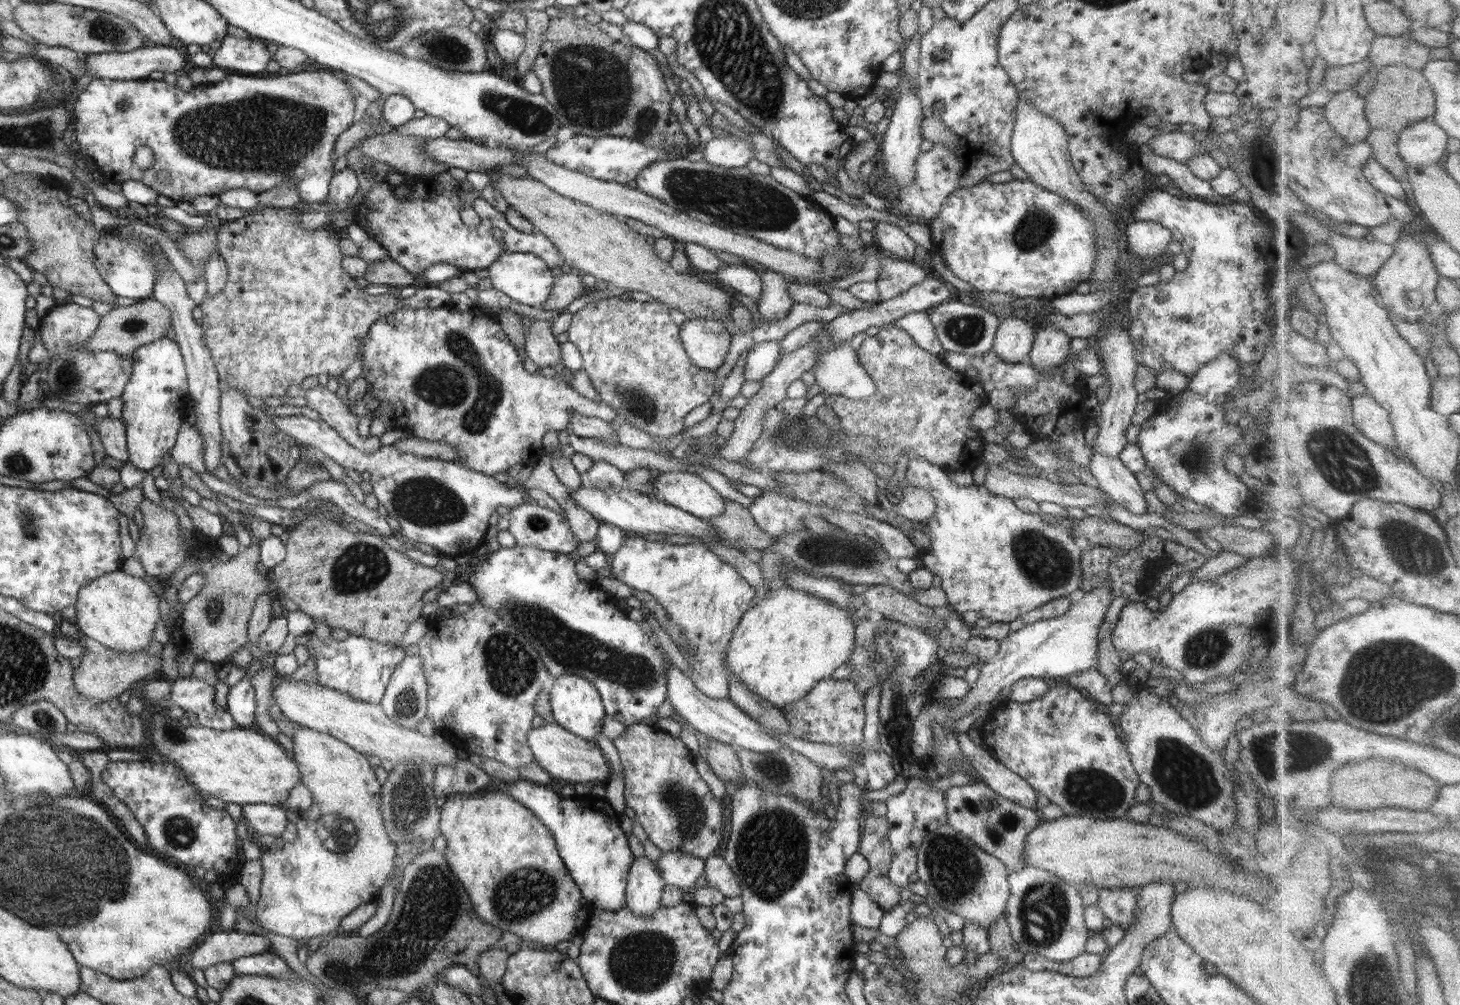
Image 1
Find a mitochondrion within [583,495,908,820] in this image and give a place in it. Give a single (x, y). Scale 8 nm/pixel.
(856, 554)

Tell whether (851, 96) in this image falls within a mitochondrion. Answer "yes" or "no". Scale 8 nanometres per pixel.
no

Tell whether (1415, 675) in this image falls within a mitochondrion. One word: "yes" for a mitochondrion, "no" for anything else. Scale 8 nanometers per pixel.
yes

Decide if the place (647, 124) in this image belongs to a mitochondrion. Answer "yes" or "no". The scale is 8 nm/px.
yes

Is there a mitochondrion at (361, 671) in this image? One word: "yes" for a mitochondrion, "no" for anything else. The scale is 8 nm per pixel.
no

